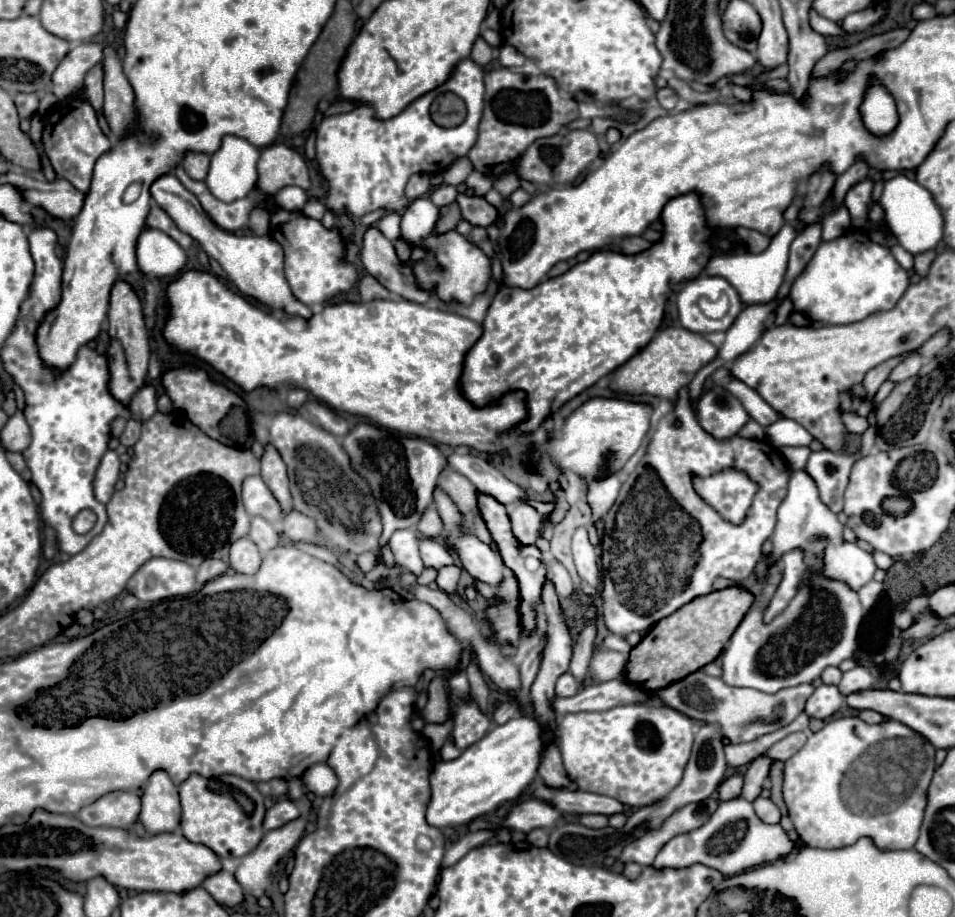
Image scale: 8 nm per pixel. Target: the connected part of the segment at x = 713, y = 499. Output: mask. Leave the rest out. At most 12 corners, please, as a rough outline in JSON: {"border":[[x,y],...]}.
{"border":[[743,471],[693,475],[693,489],[741,525],[759,485]]}

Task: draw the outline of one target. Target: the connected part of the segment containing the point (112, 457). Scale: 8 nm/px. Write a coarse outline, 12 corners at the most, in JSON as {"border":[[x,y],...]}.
{"border":[[107,451],[93,479],[95,499],[107,503],[119,477],[119,457]]}

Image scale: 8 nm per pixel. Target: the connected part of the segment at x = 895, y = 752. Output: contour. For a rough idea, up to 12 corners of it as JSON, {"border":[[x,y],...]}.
{"border":[[827,721],[785,761],[807,847],[919,837],[935,747]]}

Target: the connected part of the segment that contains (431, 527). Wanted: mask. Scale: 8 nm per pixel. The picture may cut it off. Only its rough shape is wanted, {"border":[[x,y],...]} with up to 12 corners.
{"border":[[435,505],[427,507],[417,529],[423,537],[443,535],[445,525]]}

